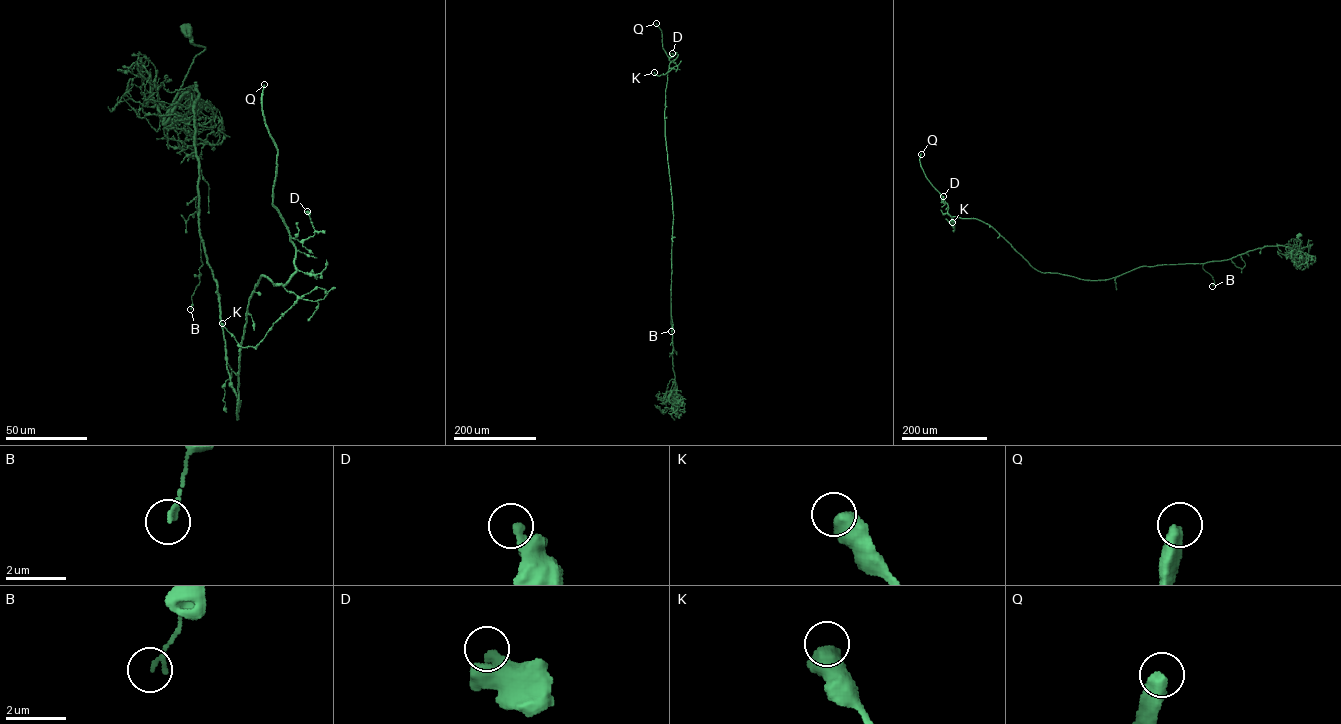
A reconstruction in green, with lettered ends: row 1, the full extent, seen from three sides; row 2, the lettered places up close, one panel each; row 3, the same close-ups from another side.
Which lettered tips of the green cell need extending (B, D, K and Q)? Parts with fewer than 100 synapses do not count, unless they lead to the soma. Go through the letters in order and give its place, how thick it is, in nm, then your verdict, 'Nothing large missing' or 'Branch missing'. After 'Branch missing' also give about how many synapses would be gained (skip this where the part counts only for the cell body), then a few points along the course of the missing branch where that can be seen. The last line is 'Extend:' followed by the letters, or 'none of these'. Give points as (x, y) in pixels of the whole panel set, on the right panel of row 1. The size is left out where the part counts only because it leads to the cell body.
B: Place: (1212, 286). Thickness 140 nm. Nothing large missing
D: Place: (943, 196). Thickness 400 nm. Nothing large missing
K: Place: (952, 222). Thickness 700 nm. Nothing large missing
Q: Place: (921, 154). Thickness 480 nm. Branch missing. Roughly 1000 synapses. Course of what is missing: (921, 154), (929, 143), (928, 131), (949, 149), (957, 149)
Extend: Q

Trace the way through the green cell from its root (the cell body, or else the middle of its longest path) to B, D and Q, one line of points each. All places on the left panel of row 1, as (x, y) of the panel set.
B: (186, 30), (191, 41), (205, 48), (194, 58), (164, 121), (179, 98), (196, 86), (202, 263), (190, 309)
D: (186, 30), (205, 48), (164, 123), (196, 86), (238, 419), (248, 300), (295, 271), (307, 211)
Q: (186, 30), (205, 48), (164, 123), (196, 86), (238, 419), (248, 300), (295, 271), (264, 84)

